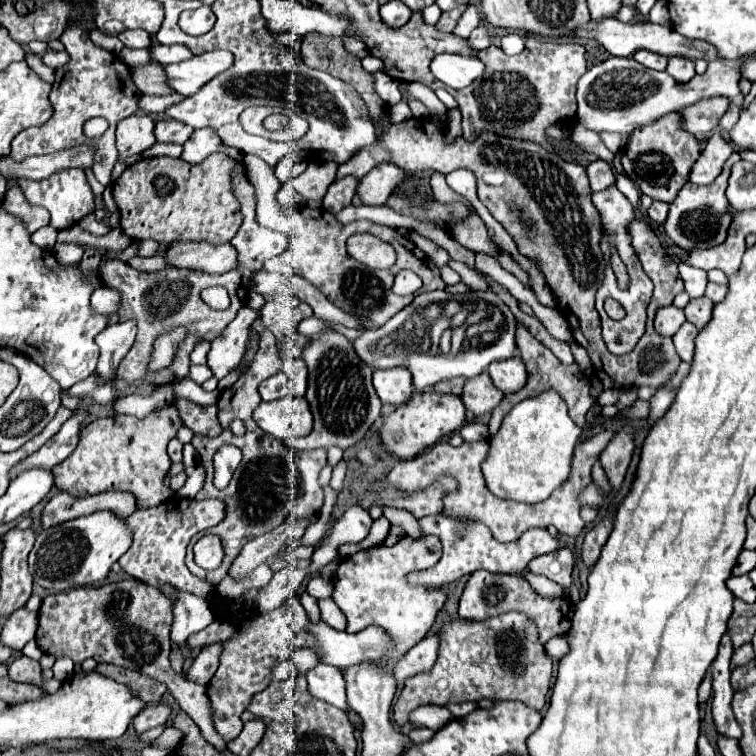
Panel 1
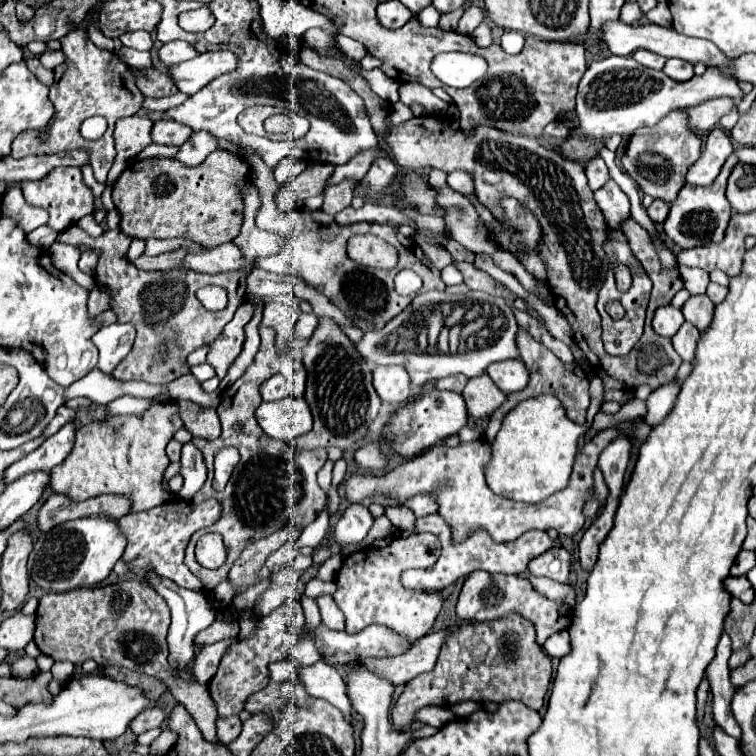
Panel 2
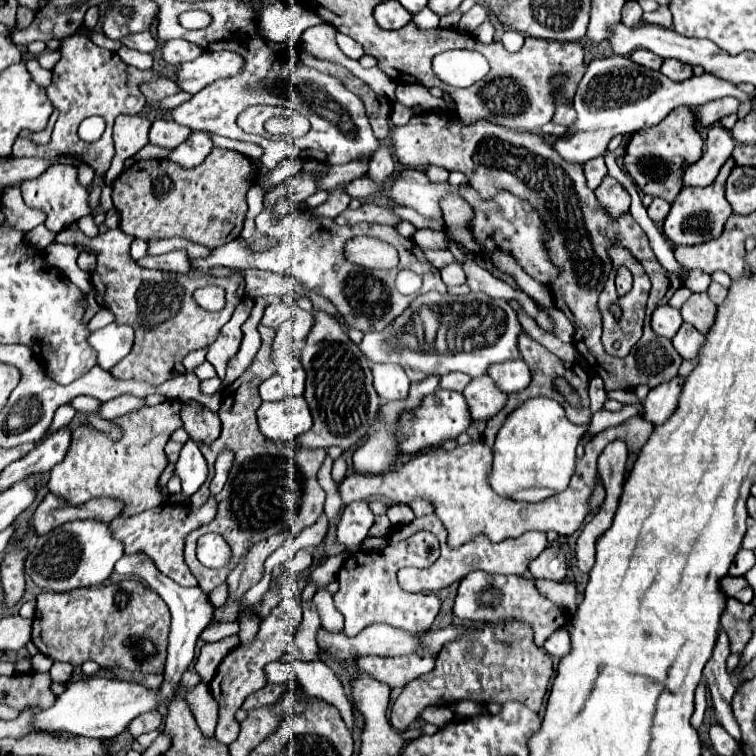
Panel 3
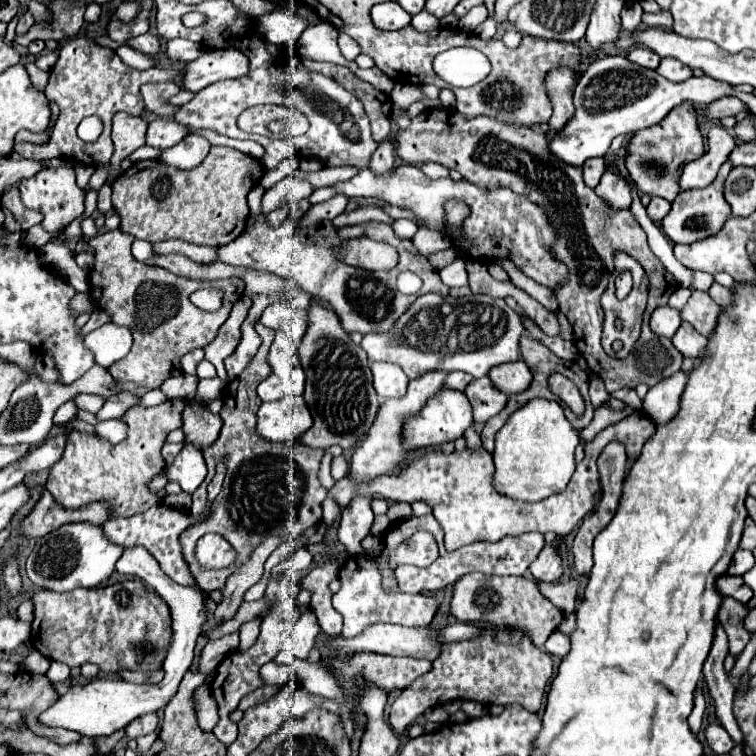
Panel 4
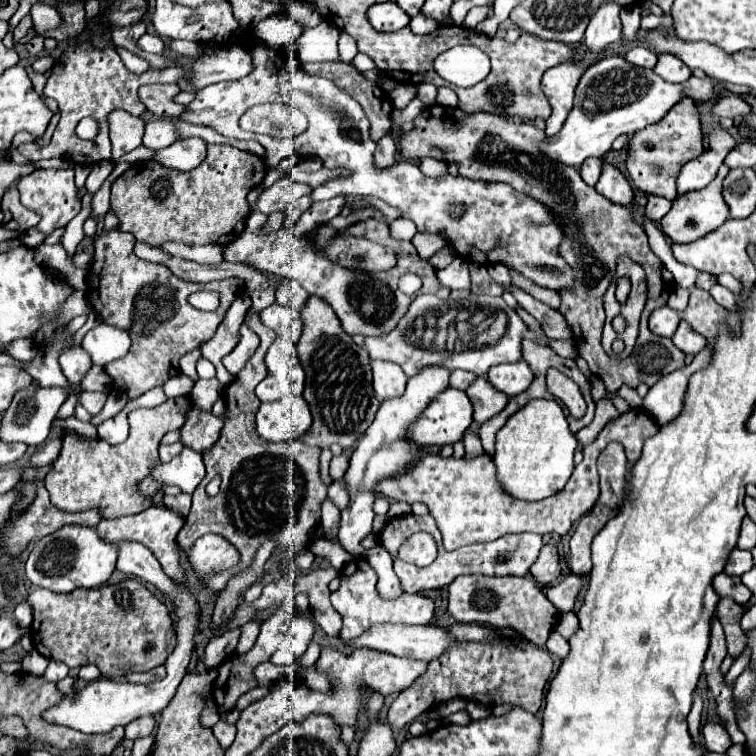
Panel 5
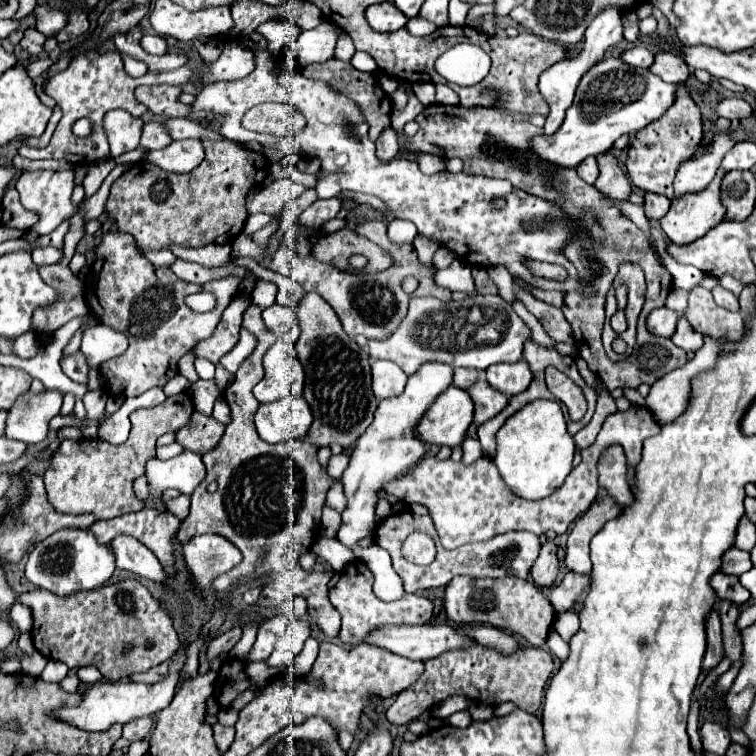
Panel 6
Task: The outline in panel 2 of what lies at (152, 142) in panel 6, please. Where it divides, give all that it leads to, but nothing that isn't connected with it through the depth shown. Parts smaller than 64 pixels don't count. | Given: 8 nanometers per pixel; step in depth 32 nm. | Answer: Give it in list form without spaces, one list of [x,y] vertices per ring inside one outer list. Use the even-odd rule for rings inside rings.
[[[158,120],[152,128],[152,138],[156,144],[172,144],[182,146],[192,134],[192,128],[174,122],[174,120]]]

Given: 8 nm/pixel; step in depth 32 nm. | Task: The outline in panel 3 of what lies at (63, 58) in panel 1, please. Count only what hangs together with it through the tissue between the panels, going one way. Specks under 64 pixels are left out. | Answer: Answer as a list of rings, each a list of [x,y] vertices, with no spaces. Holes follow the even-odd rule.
[[[46,50],[46,52],[42,52],[42,54],[38,56],[40,66],[46,68],[46,70],[52,70],[58,60],[60,60],[60,52],[48,52],[48,50]]]

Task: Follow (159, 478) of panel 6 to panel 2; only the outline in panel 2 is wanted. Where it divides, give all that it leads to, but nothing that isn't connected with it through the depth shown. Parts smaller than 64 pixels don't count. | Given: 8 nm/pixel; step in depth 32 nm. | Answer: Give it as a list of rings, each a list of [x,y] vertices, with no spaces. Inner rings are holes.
[[[188,442],[182,448],[182,470],[180,474],[184,476],[184,486],[182,486],[182,498],[192,500],[192,496],[202,488],[202,484],[206,482],[206,466],[204,460],[200,456],[200,450]]]

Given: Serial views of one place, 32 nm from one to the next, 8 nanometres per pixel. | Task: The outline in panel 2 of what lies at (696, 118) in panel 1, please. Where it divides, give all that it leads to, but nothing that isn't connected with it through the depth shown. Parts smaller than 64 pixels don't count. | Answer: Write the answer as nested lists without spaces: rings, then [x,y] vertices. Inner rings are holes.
[[[712,98],[706,100],[698,106],[690,106],[686,108],[688,114],[688,128],[694,134],[706,134],[710,130],[716,128],[718,120],[730,112],[734,108],[734,100],[732,98]]]

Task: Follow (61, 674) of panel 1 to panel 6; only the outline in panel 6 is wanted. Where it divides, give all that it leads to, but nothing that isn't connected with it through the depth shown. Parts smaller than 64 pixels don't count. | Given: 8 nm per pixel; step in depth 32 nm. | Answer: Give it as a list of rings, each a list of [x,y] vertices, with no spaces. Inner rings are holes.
[[[50,660],[48,666],[44,668],[44,672],[40,674],[40,678],[46,680],[46,682],[56,682],[58,684],[66,674],[68,674],[68,666],[64,666],[58,660]]]

